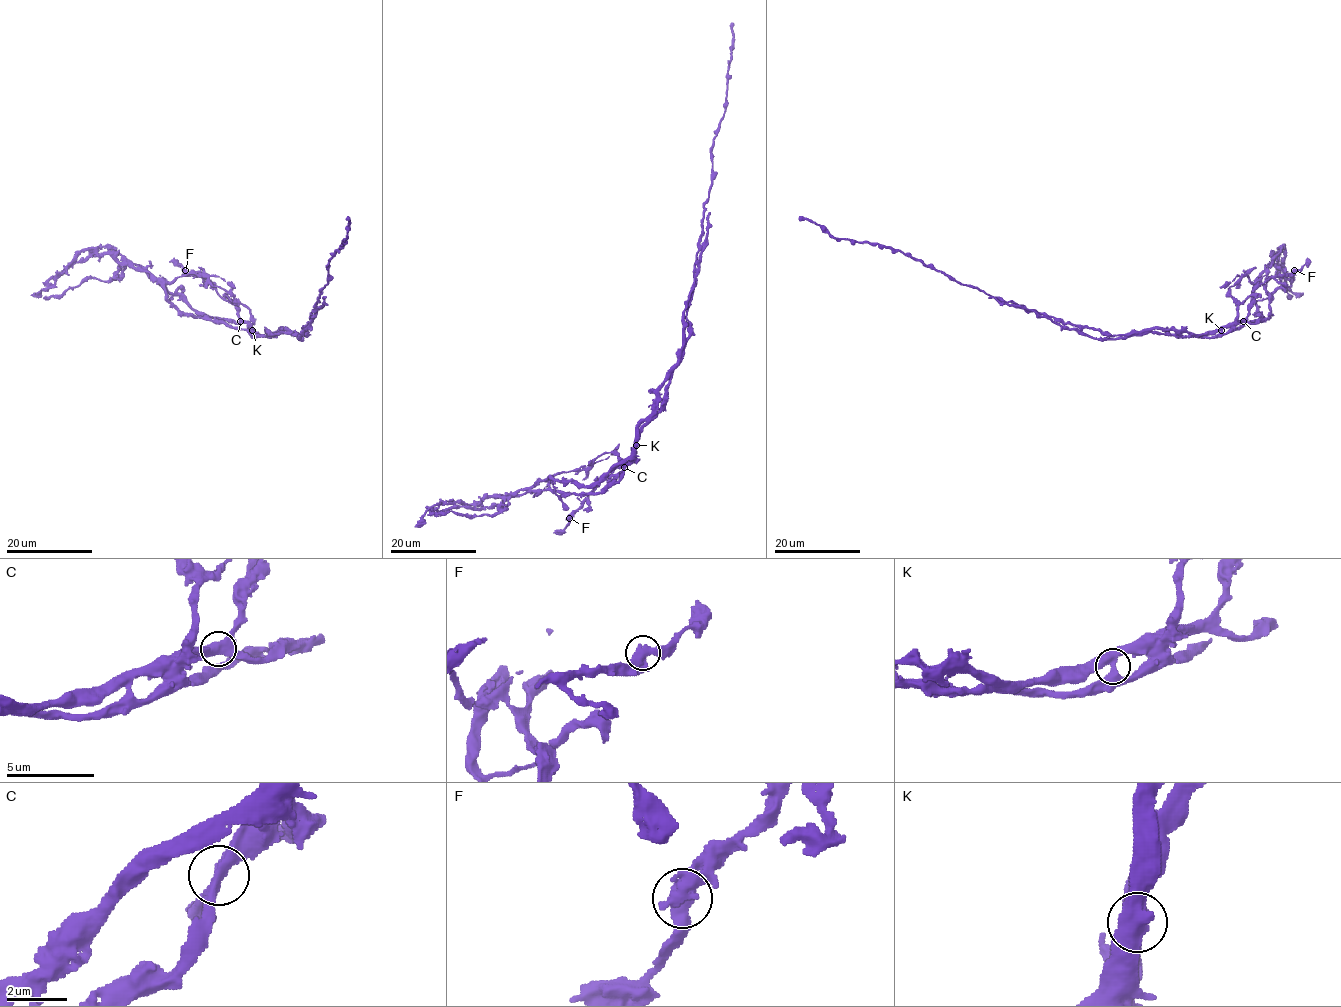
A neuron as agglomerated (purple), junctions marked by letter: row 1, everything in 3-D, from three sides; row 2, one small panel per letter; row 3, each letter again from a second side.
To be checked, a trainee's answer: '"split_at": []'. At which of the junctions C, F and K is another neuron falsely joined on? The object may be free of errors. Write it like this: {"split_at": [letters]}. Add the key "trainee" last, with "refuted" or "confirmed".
{"split_at": ["K"], "trainee": "refuted"}

